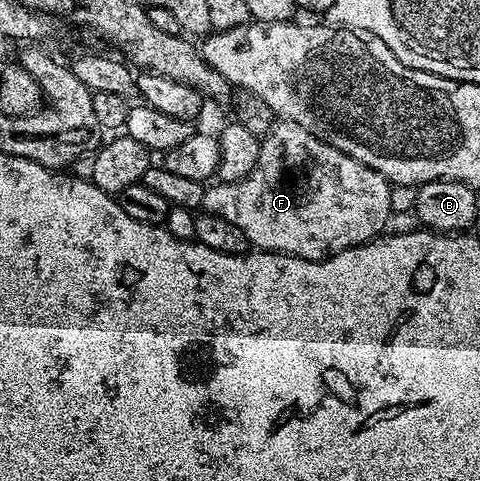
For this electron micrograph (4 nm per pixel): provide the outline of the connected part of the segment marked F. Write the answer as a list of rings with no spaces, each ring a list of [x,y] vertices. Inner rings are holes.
[[[278,120],[271,126],[270,133],[261,137],[256,170],[231,184],[218,182],[207,187],[202,208],[244,230],[248,242],[255,249],[283,252],[305,260],[322,260],[331,252],[366,244],[385,229],[382,227],[392,219],[391,187],[390,181],[376,170],[356,162],[356,158],[348,158],[348,154],[316,138],[316,134],[304,130],[304,126]]]

